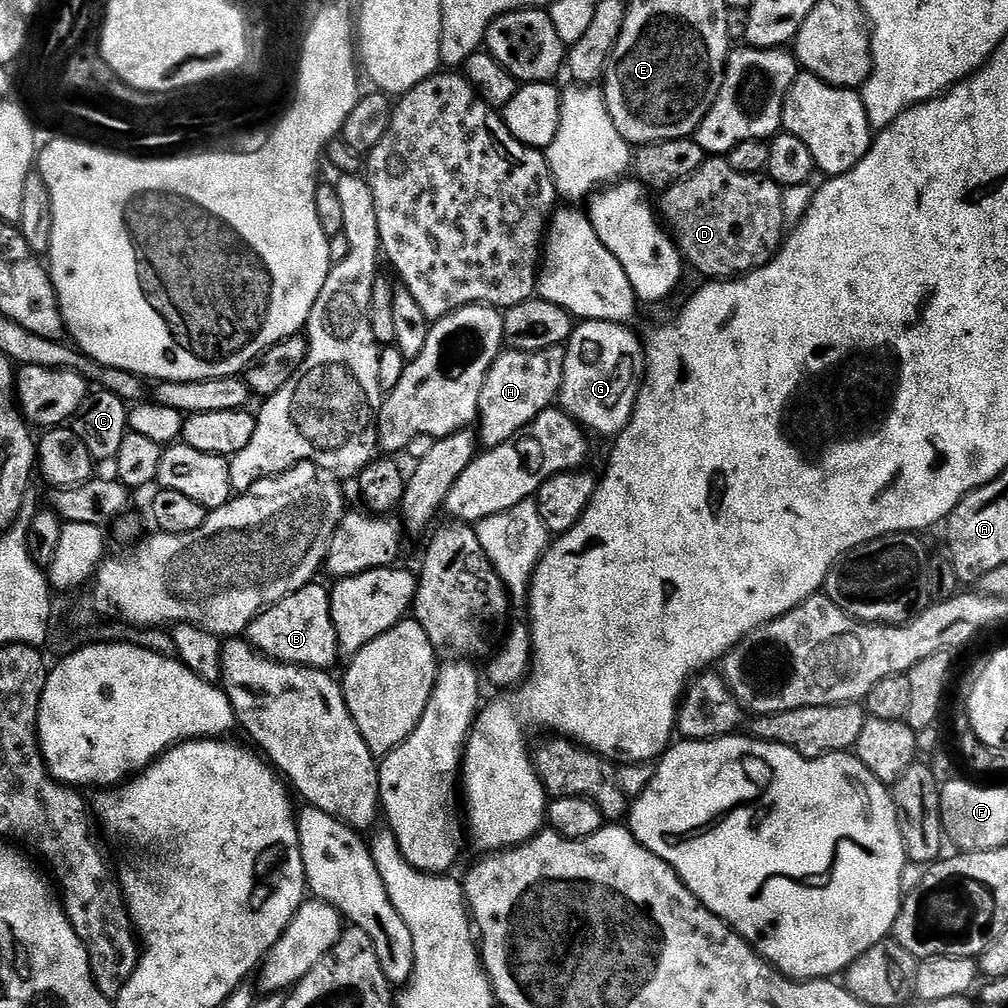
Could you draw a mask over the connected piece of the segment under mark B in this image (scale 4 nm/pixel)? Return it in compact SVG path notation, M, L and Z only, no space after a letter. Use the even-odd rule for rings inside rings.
M313 582L271 604L265 612L260 612L252 619L246 639L257 652L283 664L331 669L331 664L340 656L340 647L330 614L329 589L323 588L320 582Z

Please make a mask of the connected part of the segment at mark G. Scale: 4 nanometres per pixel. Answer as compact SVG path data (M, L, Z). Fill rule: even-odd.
M586 320L573 327L572 337L564 348L564 381L560 387L558 404L589 433L597 432L600 436L615 438L632 421L632 412L636 408L636 399L646 371L646 361L641 337L639 340L630 329L614 322Z

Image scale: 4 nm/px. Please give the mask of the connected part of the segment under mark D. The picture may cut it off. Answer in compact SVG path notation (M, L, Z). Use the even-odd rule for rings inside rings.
M705 158L694 174L682 182L674 182L674 186L663 192L659 197L660 204L658 200L658 212L691 271L693 268L701 272L709 281L730 280L769 264L779 252L780 245L786 239L783 197L784 189L766 174L738 174L738 170L734 170L726 158Z

